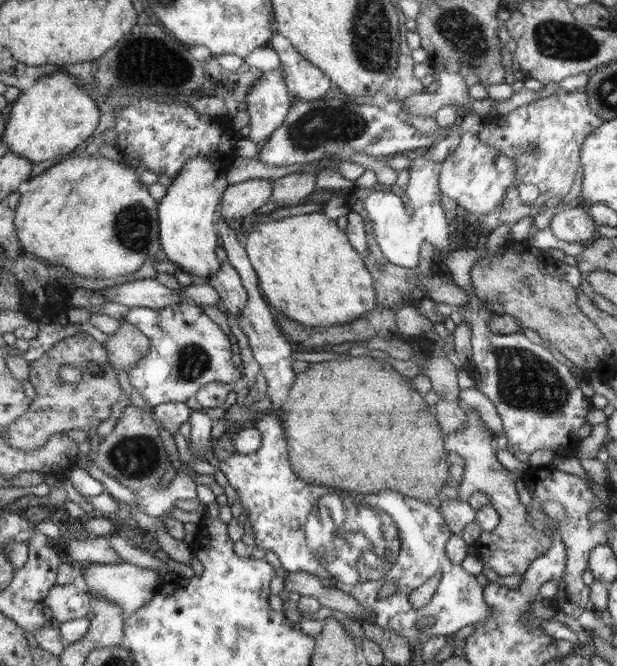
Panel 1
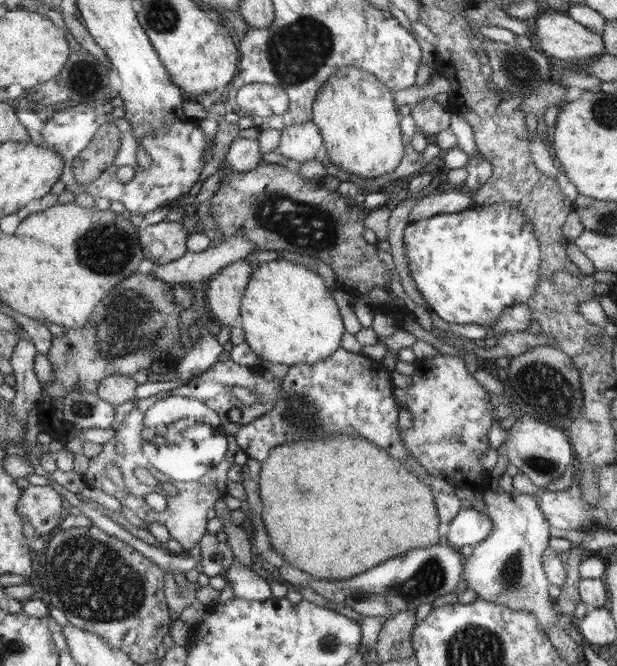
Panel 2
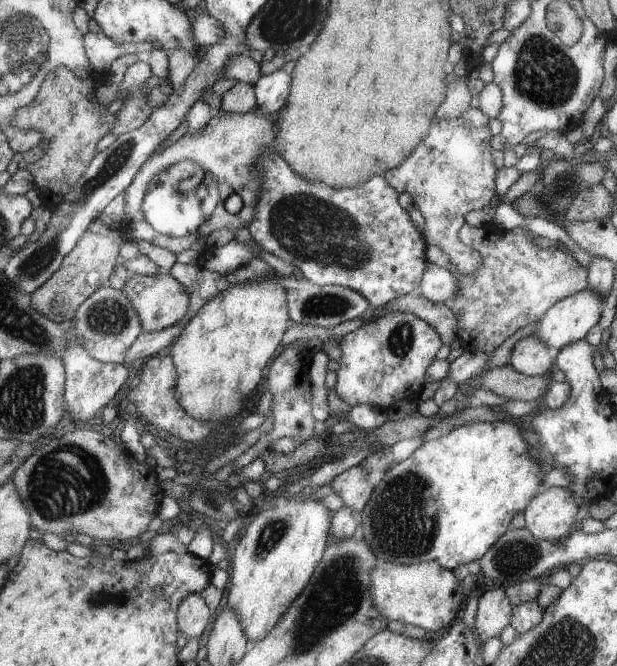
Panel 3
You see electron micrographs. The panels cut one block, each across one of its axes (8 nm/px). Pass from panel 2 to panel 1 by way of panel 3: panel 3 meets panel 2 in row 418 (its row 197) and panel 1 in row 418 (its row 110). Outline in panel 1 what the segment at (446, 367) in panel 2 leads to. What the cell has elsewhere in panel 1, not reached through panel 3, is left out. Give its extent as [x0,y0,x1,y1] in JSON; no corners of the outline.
[446,407,553,577]

